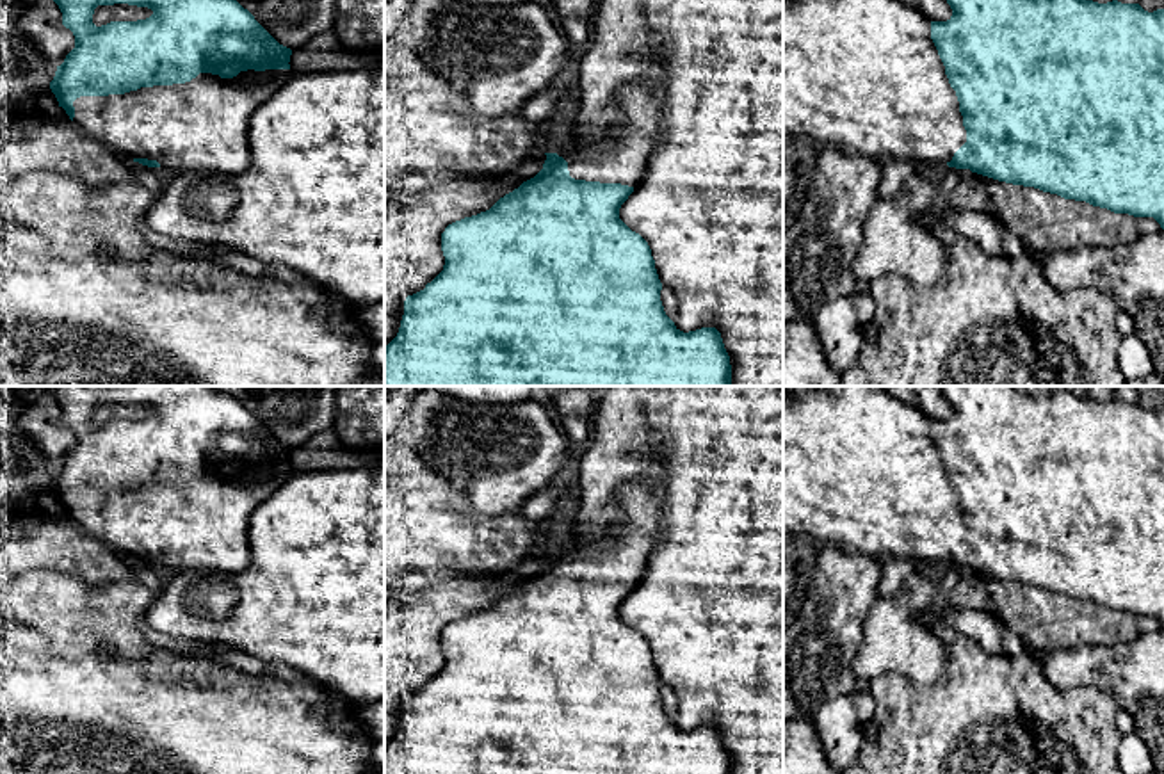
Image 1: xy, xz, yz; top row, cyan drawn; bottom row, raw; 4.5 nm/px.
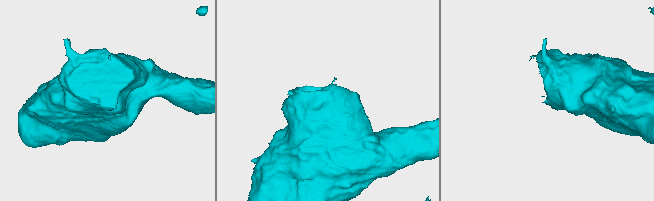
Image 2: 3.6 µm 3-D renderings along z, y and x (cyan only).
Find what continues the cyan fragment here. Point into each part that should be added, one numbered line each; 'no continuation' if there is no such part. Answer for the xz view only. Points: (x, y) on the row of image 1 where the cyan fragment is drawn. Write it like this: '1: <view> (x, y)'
1: xz (618, 153)

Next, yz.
1: yz (864, 75)

